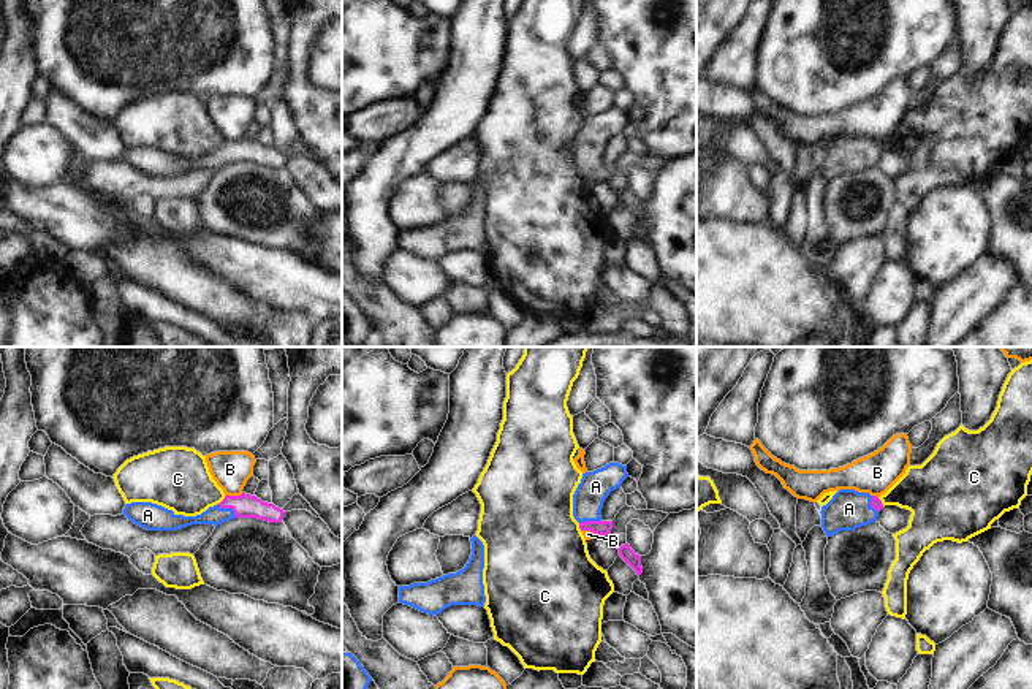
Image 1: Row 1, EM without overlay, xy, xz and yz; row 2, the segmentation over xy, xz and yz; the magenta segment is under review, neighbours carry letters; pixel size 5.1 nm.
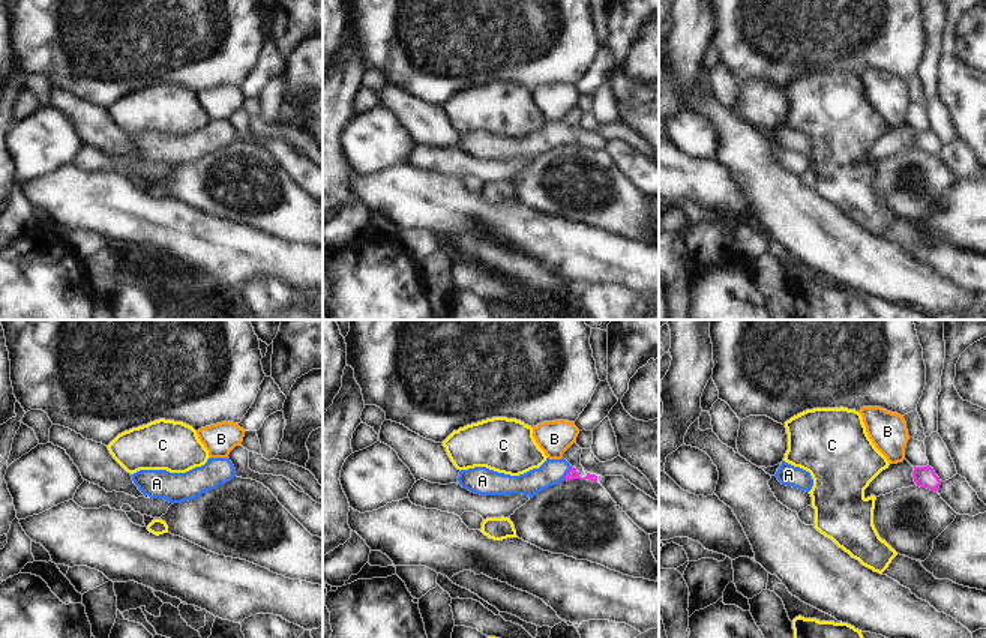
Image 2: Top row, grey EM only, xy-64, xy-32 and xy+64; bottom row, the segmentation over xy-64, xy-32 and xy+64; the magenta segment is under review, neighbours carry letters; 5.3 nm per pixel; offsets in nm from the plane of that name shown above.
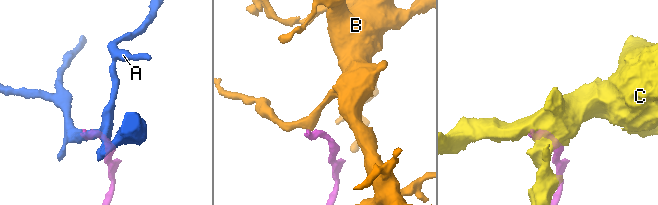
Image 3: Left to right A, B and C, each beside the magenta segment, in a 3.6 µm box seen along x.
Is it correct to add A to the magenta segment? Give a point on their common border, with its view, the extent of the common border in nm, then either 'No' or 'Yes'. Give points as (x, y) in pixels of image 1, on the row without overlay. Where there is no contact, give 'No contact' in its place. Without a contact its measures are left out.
Touches magenta at xy (228, 152). Shared border 120 nm. Yes

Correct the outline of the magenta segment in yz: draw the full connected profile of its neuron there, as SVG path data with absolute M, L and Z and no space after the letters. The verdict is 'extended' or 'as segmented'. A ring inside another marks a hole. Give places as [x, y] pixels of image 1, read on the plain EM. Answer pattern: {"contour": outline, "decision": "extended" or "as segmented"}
{"contour": "M839 135L833 144L821 152L821 173L826 182L840 176L855 176L856 173L877 166L882 154L883 149L877 141L855 135Z", "decision": "extended"}

